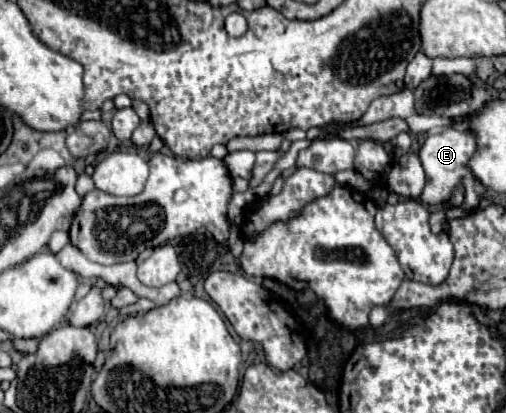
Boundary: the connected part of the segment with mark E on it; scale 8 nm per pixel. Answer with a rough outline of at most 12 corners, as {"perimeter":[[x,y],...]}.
{"perimeter":[[451,126],[427,136],[419,158],[427,174],[421,202],[443,204],[457,184],[465,202],[449,220],[477,208],[467,168],[475,134]]}

